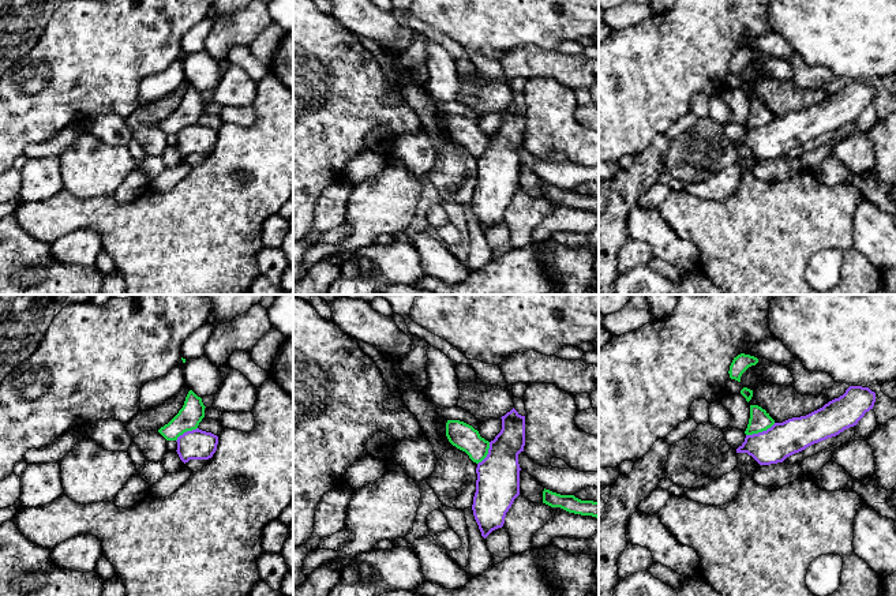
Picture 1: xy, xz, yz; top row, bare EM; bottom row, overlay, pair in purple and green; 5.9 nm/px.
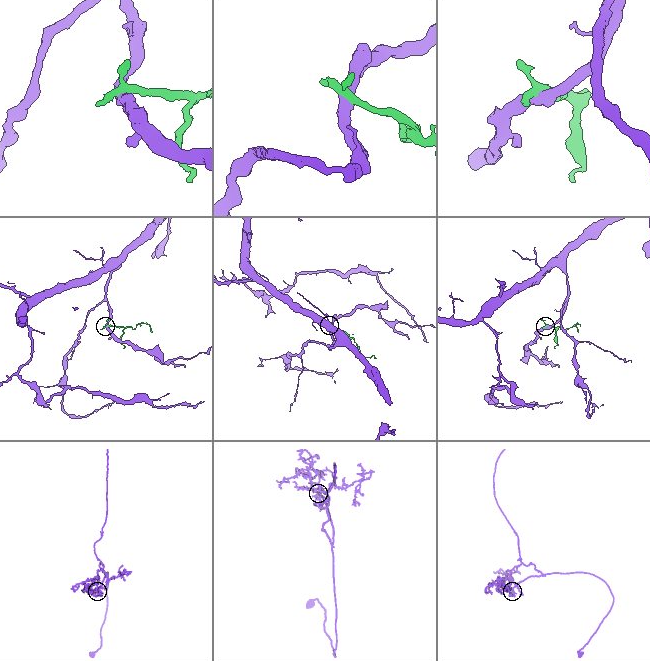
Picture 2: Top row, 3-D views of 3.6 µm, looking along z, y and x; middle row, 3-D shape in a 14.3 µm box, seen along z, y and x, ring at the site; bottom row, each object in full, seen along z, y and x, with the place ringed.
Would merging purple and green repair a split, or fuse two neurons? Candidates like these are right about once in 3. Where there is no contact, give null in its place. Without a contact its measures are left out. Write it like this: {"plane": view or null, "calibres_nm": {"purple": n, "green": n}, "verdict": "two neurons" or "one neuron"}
{"plane": "yz", "calibres_nm": {"purple": 200, "green": 120}, "verdict": "two neurons"}

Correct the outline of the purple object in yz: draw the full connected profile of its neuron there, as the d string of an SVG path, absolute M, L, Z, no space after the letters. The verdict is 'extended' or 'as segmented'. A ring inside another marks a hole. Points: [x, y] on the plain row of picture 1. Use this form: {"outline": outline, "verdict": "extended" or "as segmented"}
{"outline": "M850 80L843 90L806 110L746 130L736 147L747 147L760 160L783 157L787 151L856 120L873 104L874 97L876 87L869 82Z", "verdict": "as segmented"}

